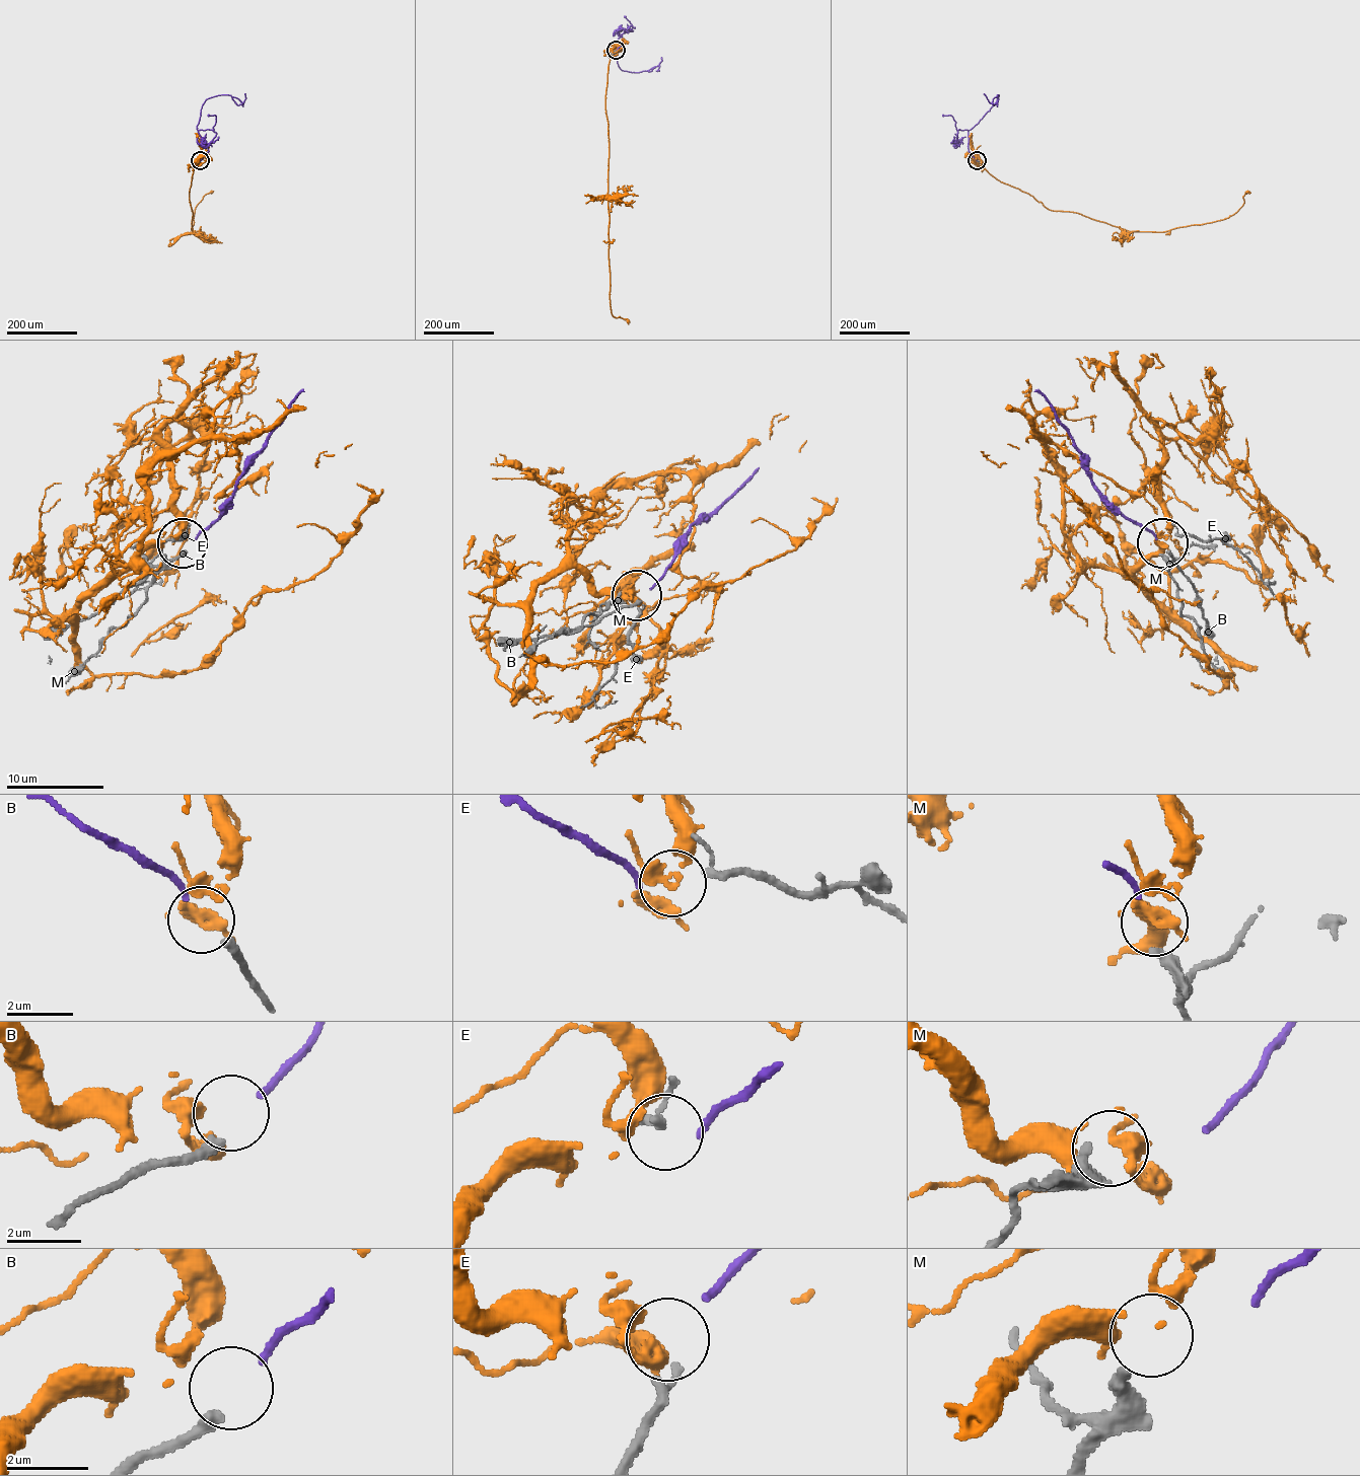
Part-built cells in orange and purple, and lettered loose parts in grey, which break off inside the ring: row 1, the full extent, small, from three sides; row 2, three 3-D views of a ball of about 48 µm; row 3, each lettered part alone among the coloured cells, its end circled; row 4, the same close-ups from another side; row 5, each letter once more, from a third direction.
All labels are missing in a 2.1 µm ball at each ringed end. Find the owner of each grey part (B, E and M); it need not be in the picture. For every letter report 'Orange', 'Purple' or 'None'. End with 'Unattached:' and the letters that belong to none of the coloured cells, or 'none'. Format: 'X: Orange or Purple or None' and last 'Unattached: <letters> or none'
B: Purple
E: None
M: None
Unattached: E, M

